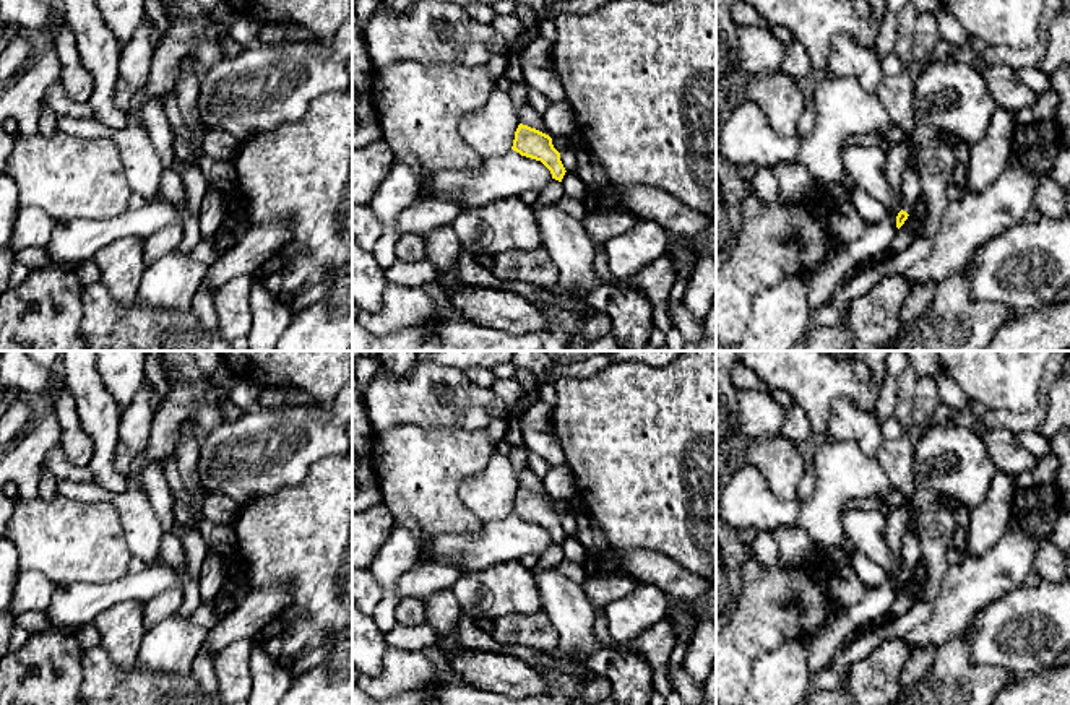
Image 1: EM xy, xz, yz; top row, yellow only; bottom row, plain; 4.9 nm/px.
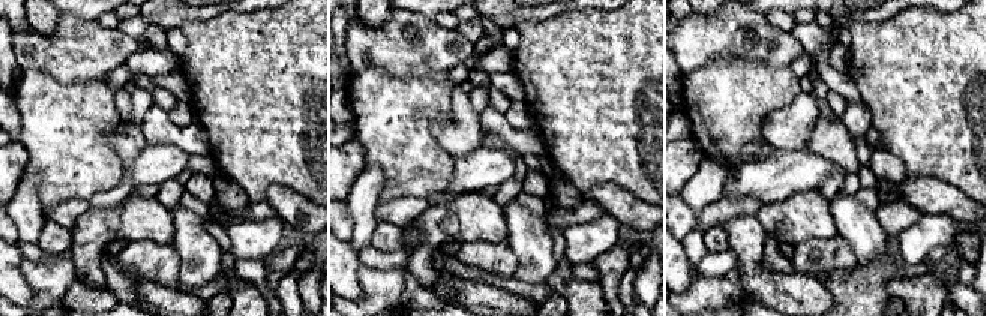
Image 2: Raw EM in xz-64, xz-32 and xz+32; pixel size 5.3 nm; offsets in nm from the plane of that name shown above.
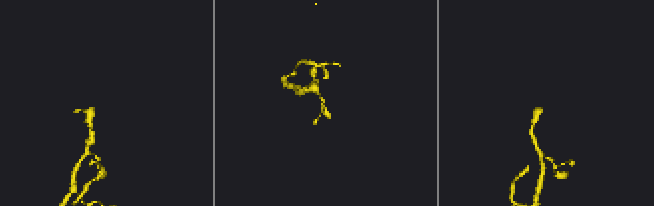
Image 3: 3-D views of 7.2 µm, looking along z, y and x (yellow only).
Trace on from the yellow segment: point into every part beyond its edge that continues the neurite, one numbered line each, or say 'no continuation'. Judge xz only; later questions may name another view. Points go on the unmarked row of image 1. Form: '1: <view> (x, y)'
no continuation

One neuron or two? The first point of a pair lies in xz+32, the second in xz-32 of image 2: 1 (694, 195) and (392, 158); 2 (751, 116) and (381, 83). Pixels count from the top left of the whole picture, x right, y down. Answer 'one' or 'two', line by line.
1: two
2: one

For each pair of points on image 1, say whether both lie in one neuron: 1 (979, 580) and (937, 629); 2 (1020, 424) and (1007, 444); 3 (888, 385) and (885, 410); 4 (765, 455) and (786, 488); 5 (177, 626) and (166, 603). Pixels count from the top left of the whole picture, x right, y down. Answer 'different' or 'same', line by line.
1: same
2: different
3: same
4: same
5: different

